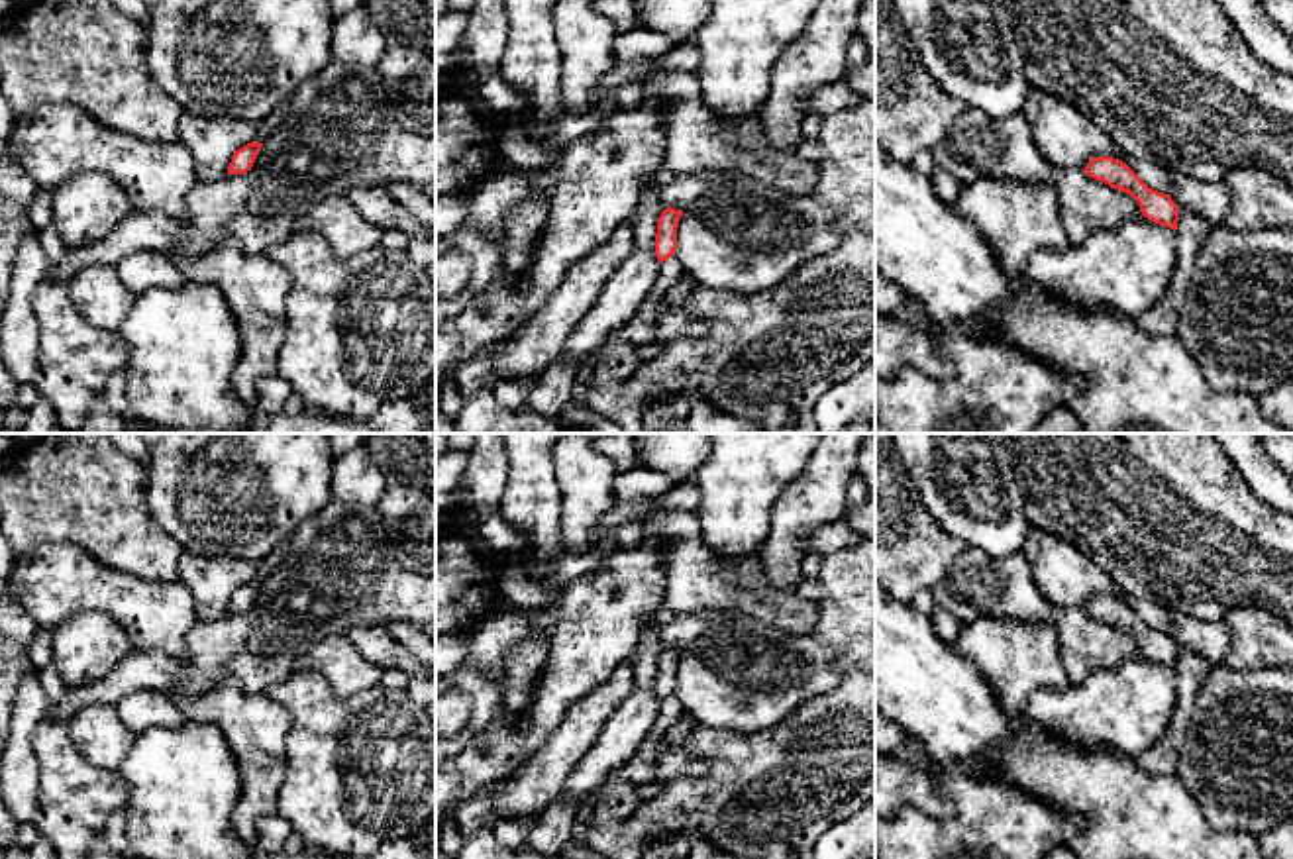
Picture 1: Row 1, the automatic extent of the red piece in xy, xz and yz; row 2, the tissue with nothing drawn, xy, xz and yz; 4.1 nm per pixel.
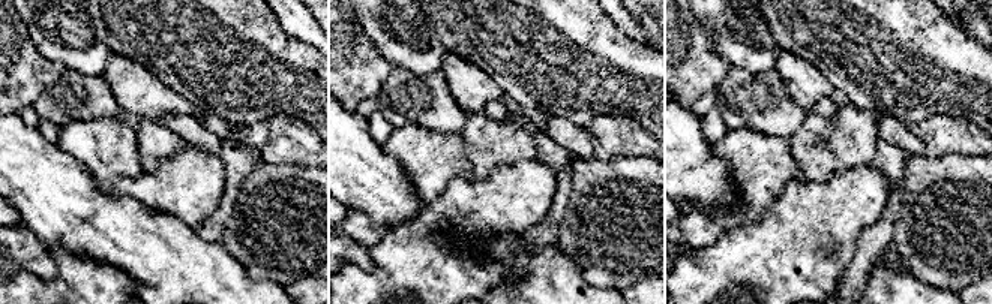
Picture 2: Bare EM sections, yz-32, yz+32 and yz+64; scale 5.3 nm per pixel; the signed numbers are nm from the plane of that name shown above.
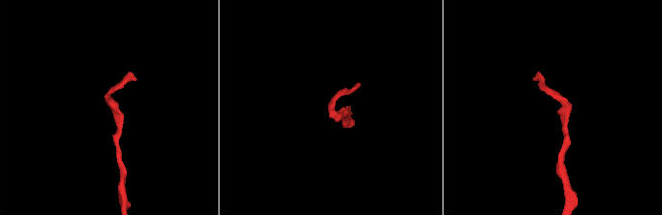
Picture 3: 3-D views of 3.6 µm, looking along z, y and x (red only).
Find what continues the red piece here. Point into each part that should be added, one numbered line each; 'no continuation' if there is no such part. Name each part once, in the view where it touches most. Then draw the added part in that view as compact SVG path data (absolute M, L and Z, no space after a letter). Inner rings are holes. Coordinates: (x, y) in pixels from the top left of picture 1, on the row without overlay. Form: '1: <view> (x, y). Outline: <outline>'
no continuation

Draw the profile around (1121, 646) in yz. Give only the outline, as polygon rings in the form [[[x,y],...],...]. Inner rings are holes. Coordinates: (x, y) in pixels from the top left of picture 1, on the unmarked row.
[[[1081,608],[1058,610],[1054,628],[1069,686],[1081,686],[1095,671],[1118,667],[1142,655],[1130,633],[1091,618]]]

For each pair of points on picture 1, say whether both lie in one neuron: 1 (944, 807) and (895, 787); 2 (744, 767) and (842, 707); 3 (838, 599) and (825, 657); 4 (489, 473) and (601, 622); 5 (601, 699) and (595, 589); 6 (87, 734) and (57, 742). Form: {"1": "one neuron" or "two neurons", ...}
{"1": "one neuron", "2": "one neuron", "3": "one neuron", "4": "two neurons", "5": "two neurons", "6": "two neurons"}

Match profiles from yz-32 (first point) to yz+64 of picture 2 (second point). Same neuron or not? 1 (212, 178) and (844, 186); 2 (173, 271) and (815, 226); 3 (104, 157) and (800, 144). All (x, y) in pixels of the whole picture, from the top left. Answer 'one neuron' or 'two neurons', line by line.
1: one neuron
2: two neurons
3: two neurons

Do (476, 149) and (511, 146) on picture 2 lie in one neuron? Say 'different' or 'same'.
same

